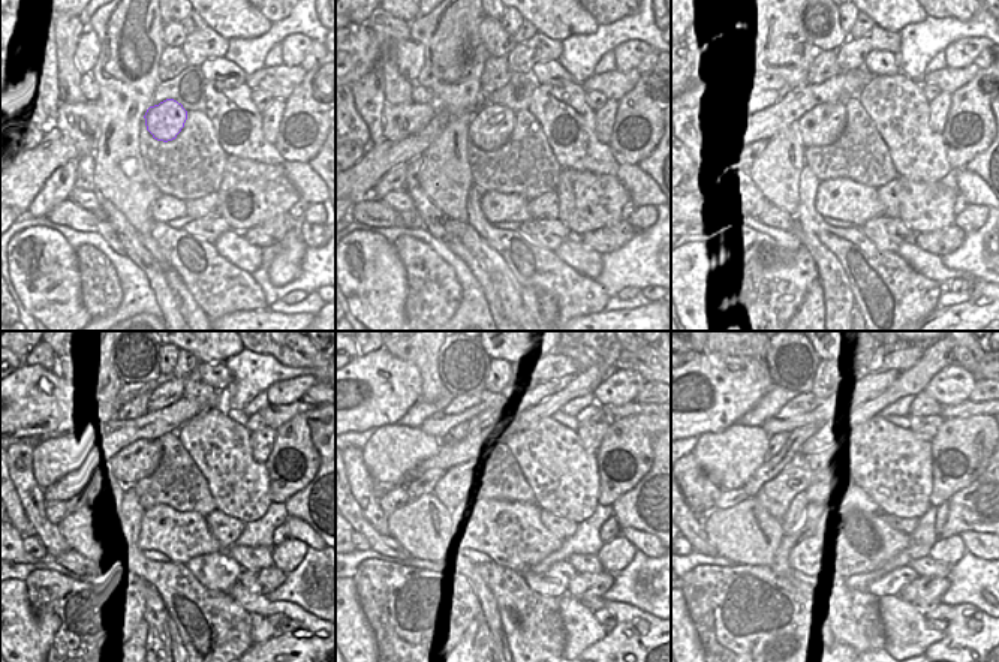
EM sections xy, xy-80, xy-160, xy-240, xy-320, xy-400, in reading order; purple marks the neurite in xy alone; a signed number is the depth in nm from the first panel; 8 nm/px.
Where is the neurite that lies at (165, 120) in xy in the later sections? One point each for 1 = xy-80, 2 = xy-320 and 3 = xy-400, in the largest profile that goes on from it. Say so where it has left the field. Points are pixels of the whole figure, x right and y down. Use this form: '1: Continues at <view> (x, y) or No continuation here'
1: Continues at xy-80 (490, 128)
2: Continues at xy-320 (456, 486)
3: Continues at xy-400 (776, 495)

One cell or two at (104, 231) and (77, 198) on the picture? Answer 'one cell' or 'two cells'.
two cells

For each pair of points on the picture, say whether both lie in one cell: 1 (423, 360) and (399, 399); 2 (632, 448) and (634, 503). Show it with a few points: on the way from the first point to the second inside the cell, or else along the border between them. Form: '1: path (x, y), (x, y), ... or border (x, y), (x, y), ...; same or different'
1: border (385, 351), (417, 369), (421, 399); different
2: border (653, 457), (650, 469), (611, 505); different

